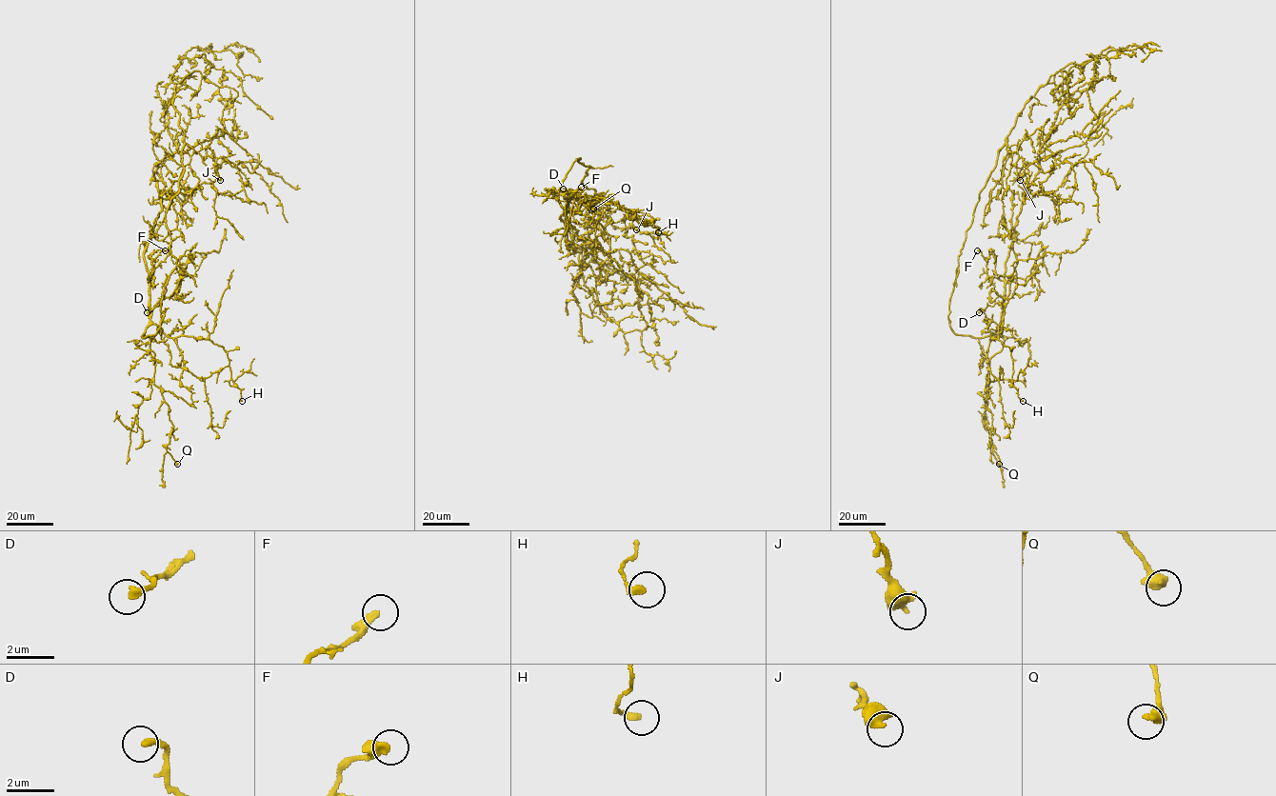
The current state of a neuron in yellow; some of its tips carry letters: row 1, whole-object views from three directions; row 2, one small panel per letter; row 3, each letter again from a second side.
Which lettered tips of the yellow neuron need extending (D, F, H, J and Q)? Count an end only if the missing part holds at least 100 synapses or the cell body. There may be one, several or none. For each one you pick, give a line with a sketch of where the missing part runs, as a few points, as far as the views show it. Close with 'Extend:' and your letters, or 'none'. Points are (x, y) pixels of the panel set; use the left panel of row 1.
Extend: none

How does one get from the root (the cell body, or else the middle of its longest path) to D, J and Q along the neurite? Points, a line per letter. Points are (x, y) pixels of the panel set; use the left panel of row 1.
D: (162, 292), (160, 327), (155, 334), (144, 338), (152, 308), (162, 303), (147, 312)
J: (162, 292), (176, 264), (166, 211), (178, 191), (183, 147), (196, 152), (209, 148), (220, 180)
Q: (162, 292), (160, 327), (142, 336), (149, 339), (153, 382), (169, 406), (173, 428), (166, 450), (177, 464)

